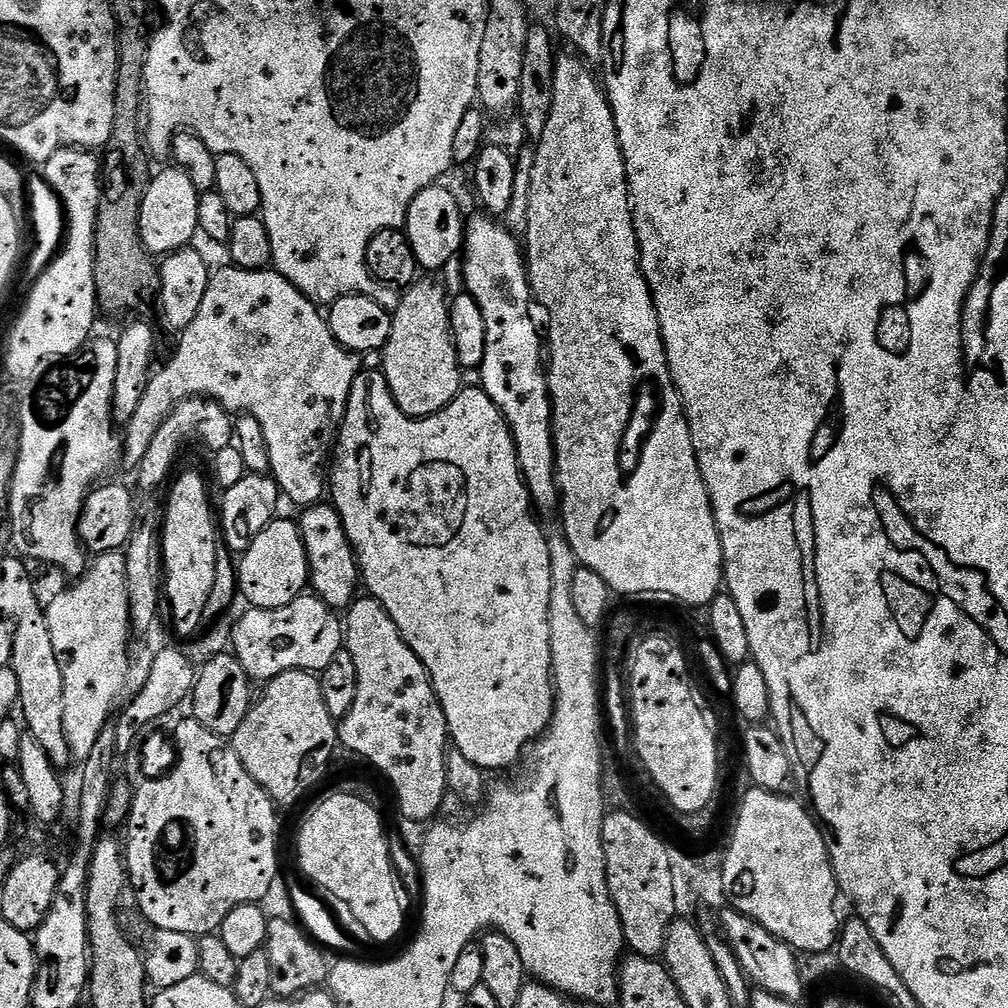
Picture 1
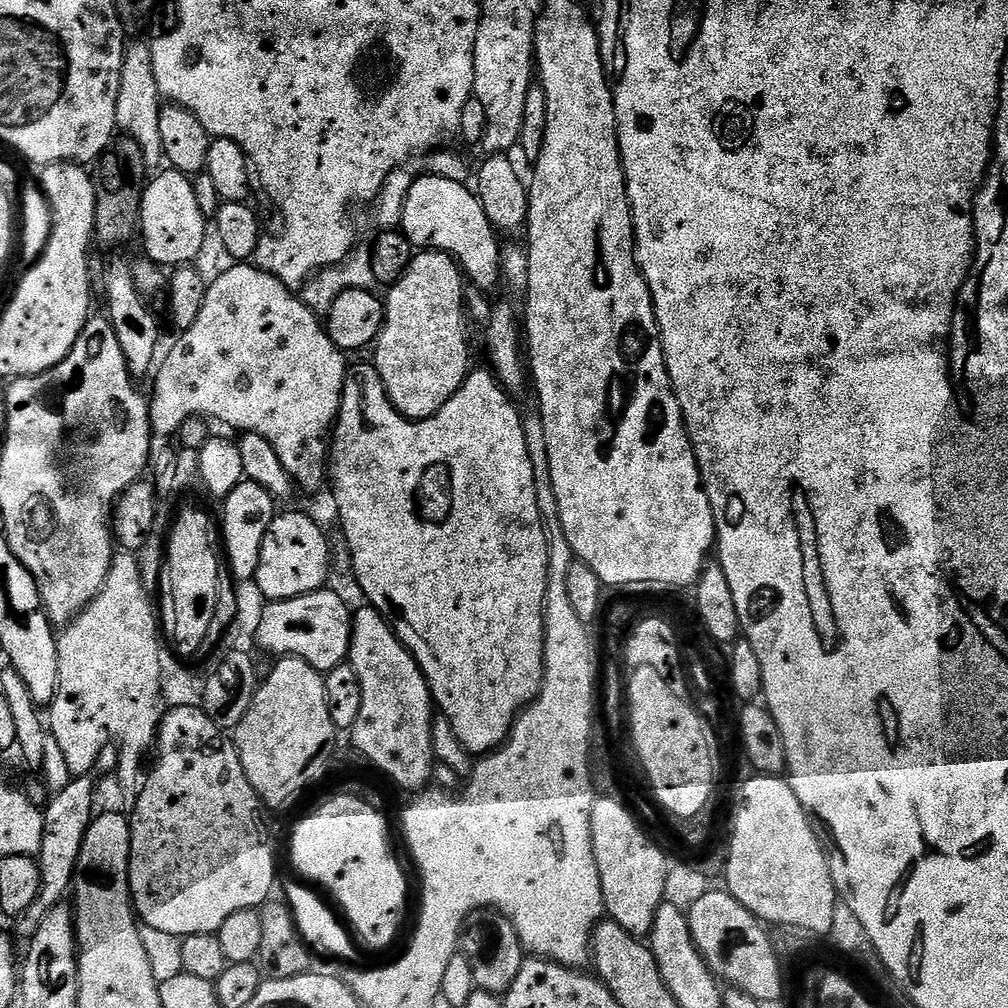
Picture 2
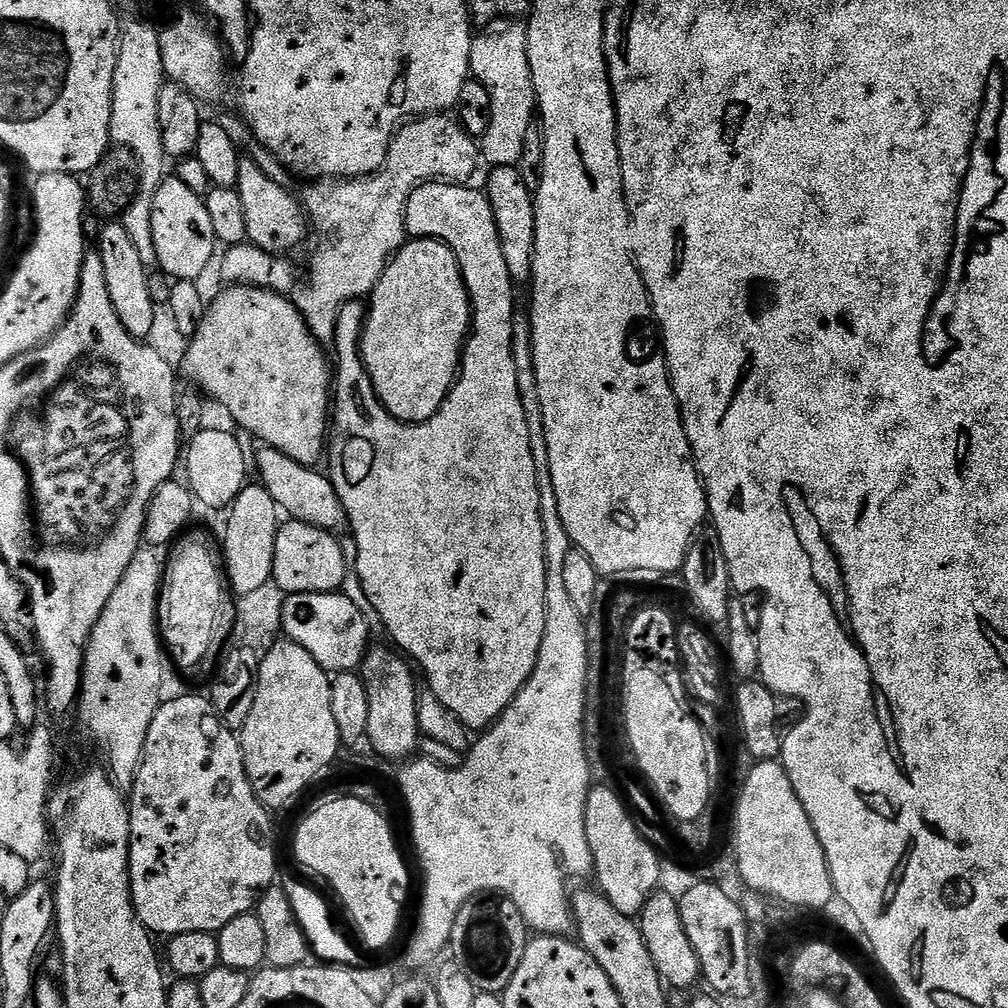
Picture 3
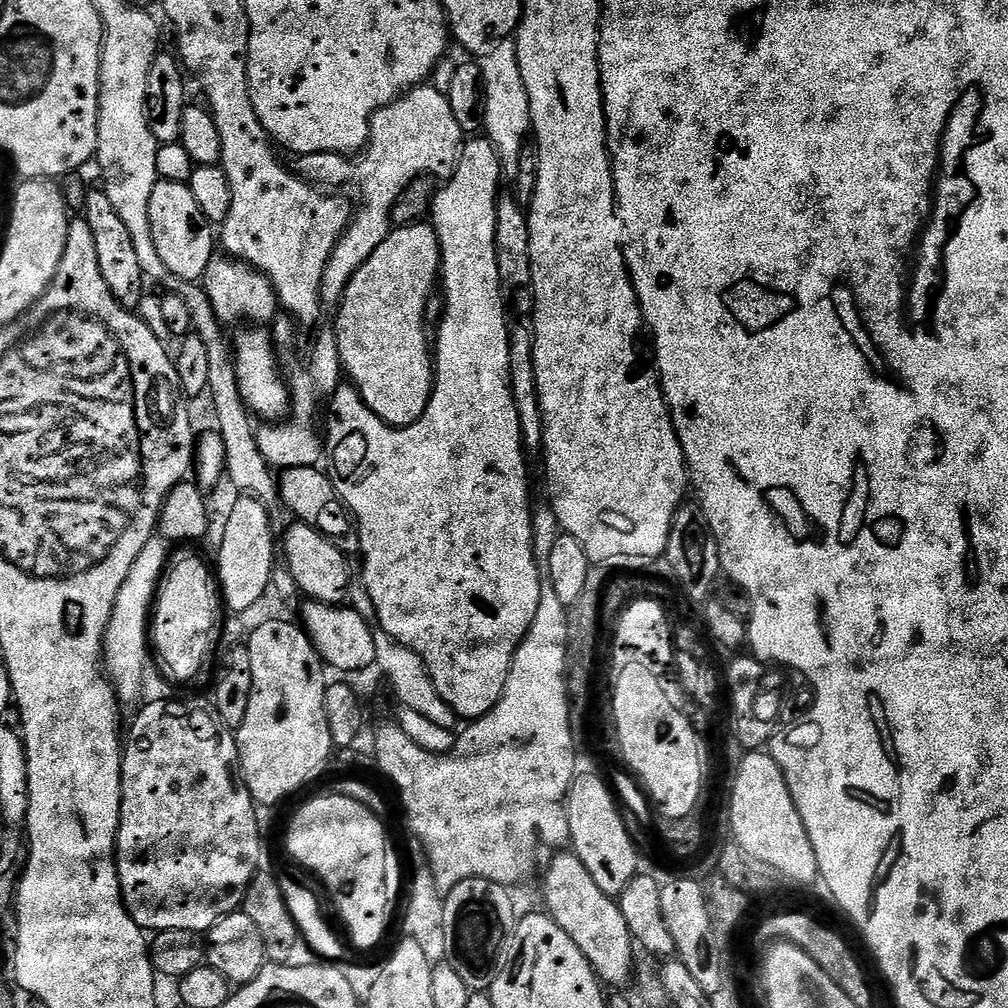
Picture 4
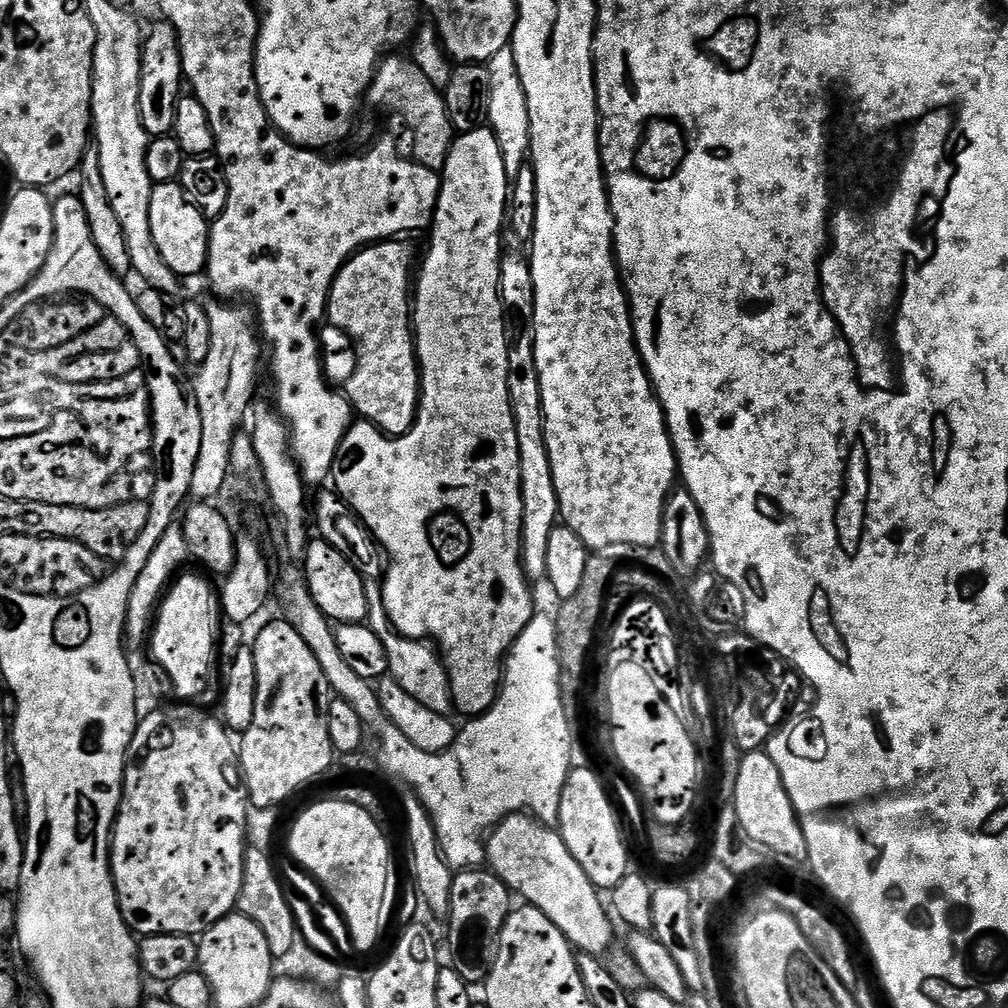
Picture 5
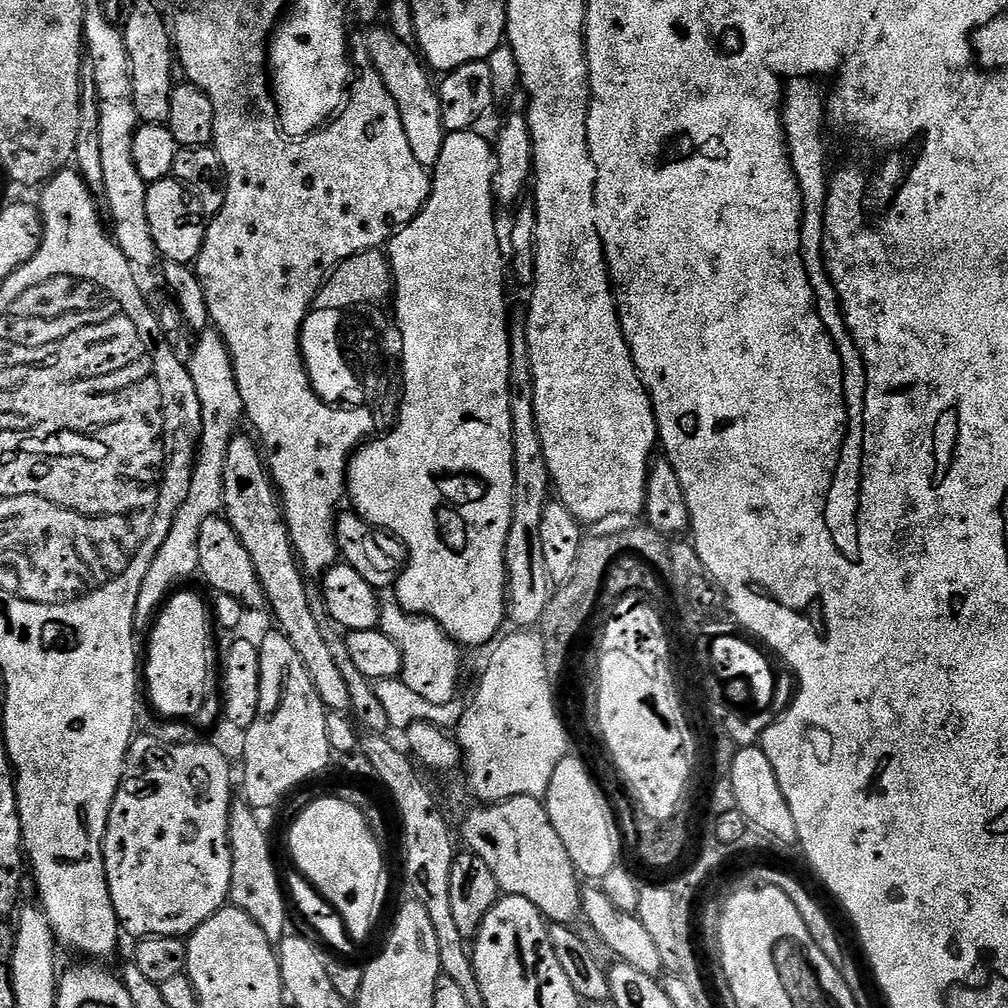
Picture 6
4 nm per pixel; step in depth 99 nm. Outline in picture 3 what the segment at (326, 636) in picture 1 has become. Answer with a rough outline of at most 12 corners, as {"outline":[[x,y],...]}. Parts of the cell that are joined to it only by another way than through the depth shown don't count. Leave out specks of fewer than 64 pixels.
{"outline":[[343,591],[294,592],[283,635],[329,674],[364,662],[370,633]]}

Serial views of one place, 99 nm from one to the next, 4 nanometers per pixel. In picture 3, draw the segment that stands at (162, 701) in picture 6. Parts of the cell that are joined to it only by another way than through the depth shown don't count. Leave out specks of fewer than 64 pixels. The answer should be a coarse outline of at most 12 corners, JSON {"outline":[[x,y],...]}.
{"outline":[[181,535],[162,568],[158,631],[197,667],[226,594],[222,552]]}

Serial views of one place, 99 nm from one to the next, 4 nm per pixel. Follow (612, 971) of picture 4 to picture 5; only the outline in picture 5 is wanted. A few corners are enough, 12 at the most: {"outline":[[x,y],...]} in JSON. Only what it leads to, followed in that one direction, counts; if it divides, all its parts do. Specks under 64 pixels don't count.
{"outline":[[513,814],[486,864],[579,953],[614,943],[609,909],[555,827]]}

